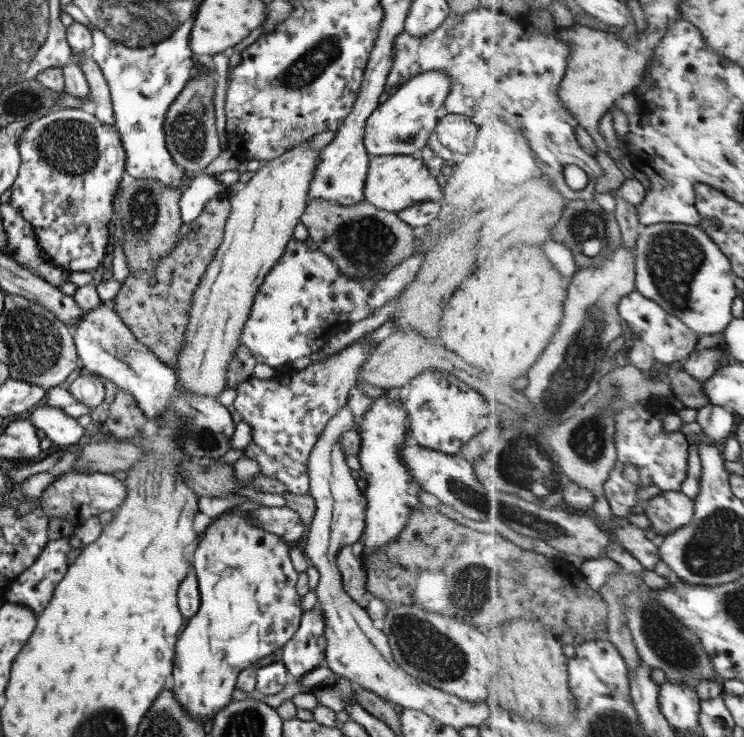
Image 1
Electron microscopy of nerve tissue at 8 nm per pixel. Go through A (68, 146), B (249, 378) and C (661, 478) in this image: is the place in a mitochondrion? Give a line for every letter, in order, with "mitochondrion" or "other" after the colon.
A: mitochondrion
B: other
C: other

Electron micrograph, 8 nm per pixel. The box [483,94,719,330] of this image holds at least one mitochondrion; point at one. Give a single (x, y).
(673, 258)

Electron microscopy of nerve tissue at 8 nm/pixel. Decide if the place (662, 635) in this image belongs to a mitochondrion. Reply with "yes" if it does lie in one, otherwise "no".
yes

